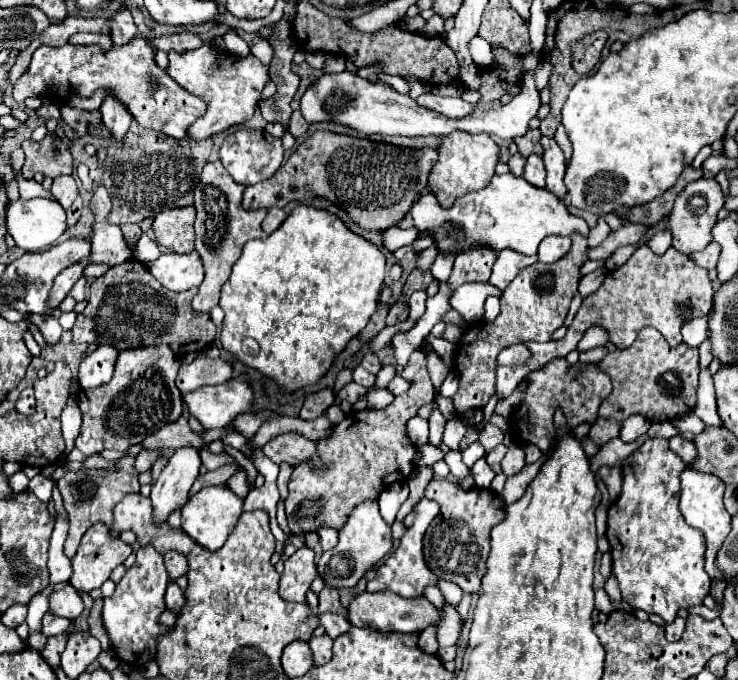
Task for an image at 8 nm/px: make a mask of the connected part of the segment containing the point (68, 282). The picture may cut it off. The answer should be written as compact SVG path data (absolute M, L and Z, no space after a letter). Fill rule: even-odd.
M87 258L81 260L81 264L73 264L69 268L65 268L65 272L61 272L61 276L57 276L57 280L53 282L53 292L49 292L49 310L43 316L51 316L51 310L63 302L63 298L69 294L73 284L83 276L85 266L87 266Z

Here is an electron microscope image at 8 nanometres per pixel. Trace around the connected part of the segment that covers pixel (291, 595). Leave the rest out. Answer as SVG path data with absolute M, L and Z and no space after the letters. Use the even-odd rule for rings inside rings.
M311 548L297 550L291 558L285 560L285 570L279 580L279 594L289 602L305 602L305 592L309 584L317 578L315 554Z

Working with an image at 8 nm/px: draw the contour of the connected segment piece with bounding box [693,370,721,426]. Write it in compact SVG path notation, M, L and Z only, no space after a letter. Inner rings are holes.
M703 370L699 376L699 388L697 388L697 406L693 412L707 424L707 426L721 426L721 418L717 414L715 404L715 390L713 390L713 378L709 370Z

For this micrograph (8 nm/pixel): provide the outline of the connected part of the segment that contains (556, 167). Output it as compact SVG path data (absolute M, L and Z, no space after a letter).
M543 136L541 138L541 146L545 150L543 154L543 162L545 162L545 170L547 170L547 190L553 192L555 196L559 196L559 200L565 198L567 190L565 190L565 184L563 184L563 176L565 176L565 156L561 152L561 148L557 146L557 142L553 138L547 138Z

